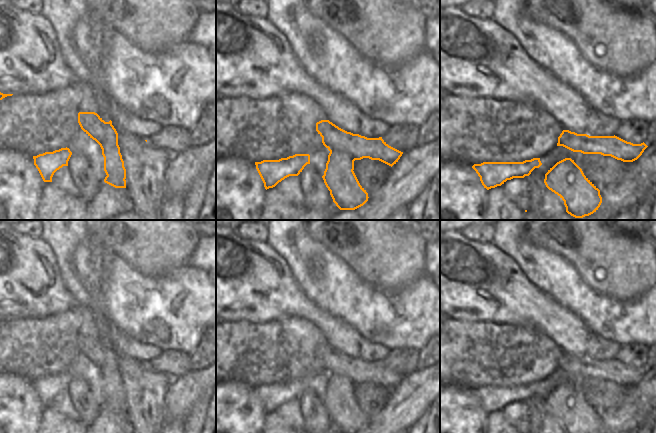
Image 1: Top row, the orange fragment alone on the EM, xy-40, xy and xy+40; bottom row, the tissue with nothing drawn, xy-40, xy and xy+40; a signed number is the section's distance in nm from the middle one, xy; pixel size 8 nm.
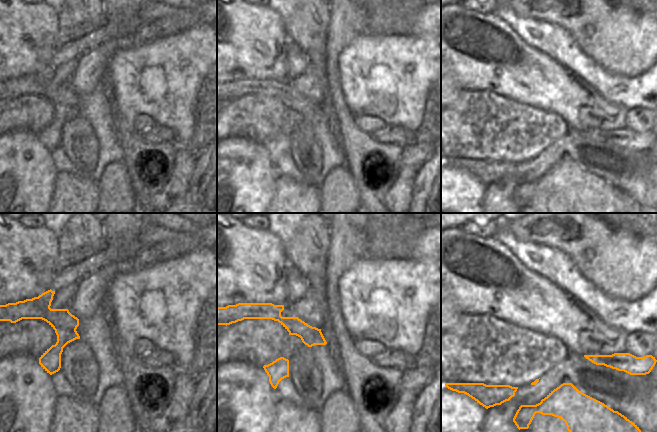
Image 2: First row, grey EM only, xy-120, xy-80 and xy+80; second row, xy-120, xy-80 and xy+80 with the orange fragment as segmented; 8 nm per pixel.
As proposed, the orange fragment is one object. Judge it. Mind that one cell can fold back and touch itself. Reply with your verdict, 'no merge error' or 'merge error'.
merge error

